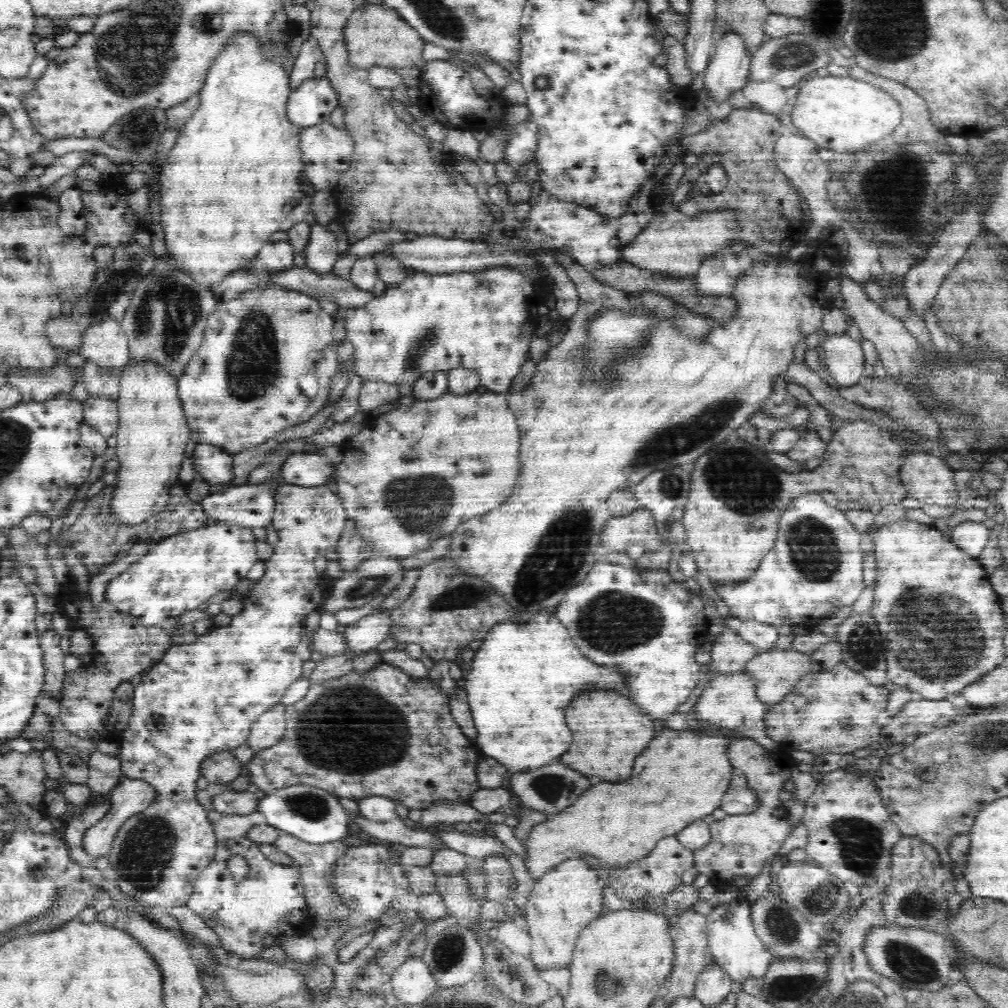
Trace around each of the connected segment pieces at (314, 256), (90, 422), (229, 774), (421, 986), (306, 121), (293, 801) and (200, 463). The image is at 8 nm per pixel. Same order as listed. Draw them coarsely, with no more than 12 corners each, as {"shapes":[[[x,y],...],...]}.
{"shapes":[[[316,223],[305,265],[330,274],[338,260],[336,235]],[[89,396],[83,422],[107,438],[119,426],[117,401]],[[231,751],[201,764],[211,785],[232,782],[243,766]],[[408,957],[391,983],[402,1006],[439,988],[421,957]],[[328,77],[291,92],[287,116],[302,127],[328,121],[339,106]],[[297,784],[260,800],[266,824],[310,844],[348,836],[340,798]],[[197,444],[195,472],[212,486],[235,477],[232,455],[213,444]]]}

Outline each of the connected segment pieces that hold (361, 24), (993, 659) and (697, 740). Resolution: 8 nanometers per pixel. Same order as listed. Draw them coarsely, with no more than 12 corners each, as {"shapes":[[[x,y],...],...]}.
{"shapes":[[[358,6],[344,25],[352,69],[411,68],[426,41],[396,8]],[[874,532],[887,681],[945,699],[1005,660],[977,558]],[[656,728],[626,782],[532,828],[536,881],[570,857],[619,869],[720,808],[736,739]]]}

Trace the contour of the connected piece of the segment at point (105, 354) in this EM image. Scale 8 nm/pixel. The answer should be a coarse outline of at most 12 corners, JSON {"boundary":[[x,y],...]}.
{"boundary":[[120,320],[90,325],[78,354],[124,367],[129,342]]}

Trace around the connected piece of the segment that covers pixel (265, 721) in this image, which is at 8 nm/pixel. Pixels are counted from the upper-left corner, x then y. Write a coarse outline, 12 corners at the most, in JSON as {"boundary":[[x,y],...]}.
{"boundary":[[276,704],[256,718],[246,742],[254,754],[276,744],[287,726]]}

